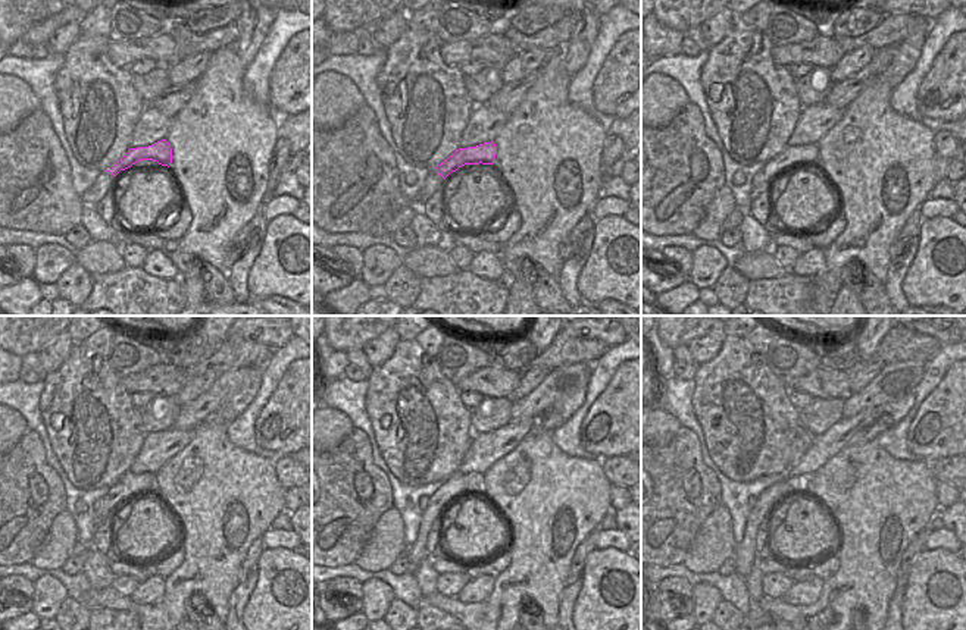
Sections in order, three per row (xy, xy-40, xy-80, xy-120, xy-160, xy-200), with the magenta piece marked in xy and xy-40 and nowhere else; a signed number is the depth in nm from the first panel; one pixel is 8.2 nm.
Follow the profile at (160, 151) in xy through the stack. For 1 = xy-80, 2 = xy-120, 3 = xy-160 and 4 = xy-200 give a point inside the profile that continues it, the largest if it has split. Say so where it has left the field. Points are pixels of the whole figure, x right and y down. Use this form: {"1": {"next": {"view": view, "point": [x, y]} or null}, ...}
{"1": {"next": {"view": "xy-80", "point": [807, 153]}}, "2": {"next": {"view": "xy-120", "point": [131, 483]}}, "3": {"next": {"view": "xy-160", "point": [456, 485]}}, "4": {"next": {"view": "xy-200", "point": [744, 554]}}}

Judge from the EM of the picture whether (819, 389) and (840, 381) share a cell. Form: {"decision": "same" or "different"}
{"decision": "same"}

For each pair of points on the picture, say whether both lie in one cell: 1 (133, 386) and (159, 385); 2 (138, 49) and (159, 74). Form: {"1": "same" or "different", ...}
{"1": "same", "2": "different"}

